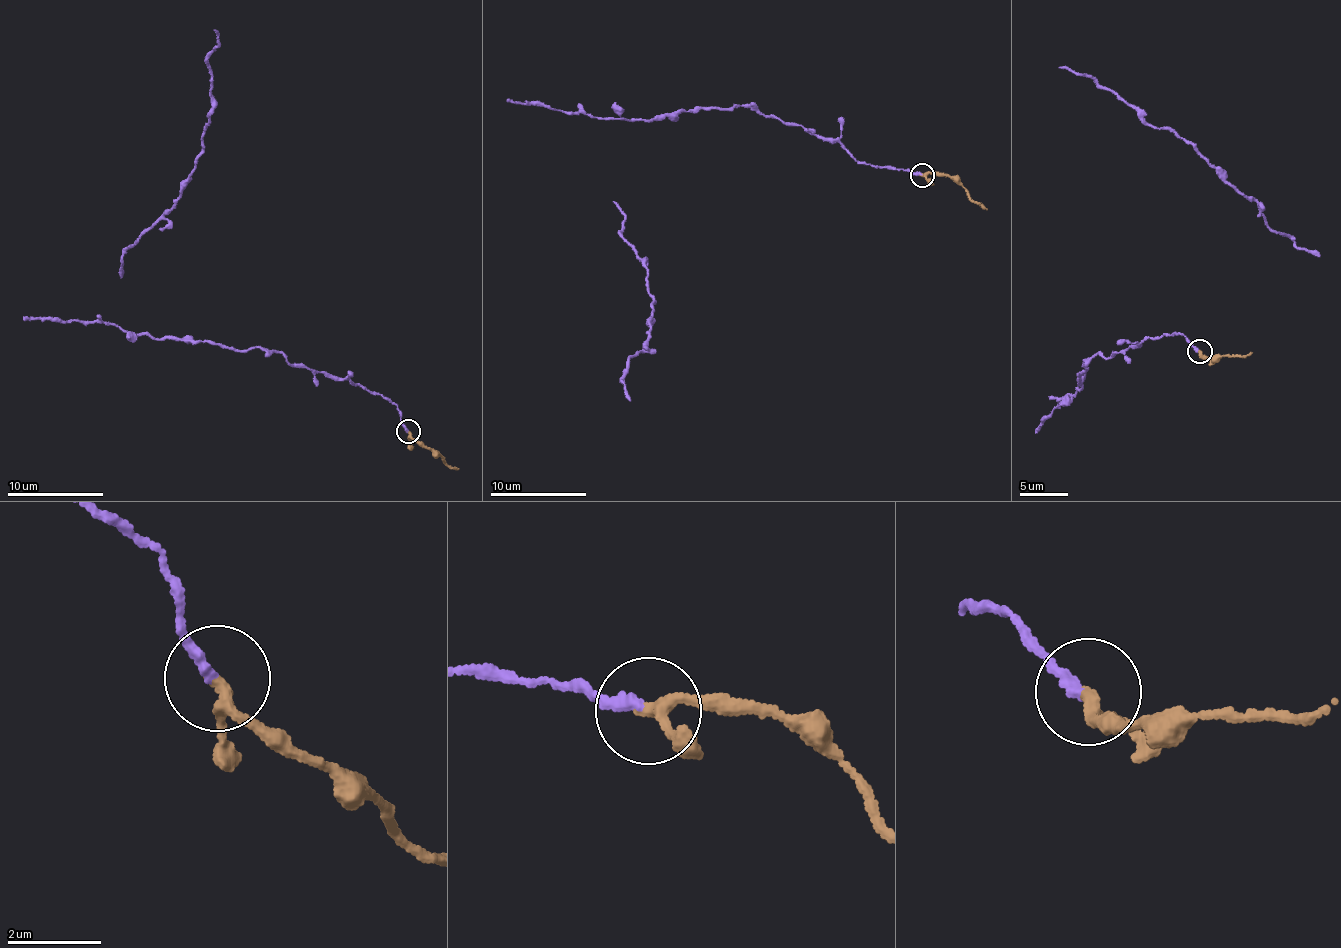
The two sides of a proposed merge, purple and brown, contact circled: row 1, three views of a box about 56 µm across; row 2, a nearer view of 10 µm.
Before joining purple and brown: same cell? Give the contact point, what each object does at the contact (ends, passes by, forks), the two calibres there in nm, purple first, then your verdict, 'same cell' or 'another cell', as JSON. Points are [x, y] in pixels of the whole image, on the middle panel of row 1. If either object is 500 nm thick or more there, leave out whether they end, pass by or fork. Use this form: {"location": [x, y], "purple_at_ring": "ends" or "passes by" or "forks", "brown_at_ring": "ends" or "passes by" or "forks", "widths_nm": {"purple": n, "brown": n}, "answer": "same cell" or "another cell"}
{"location": [922, 175], "purple_at_ring": "ends", "brown_at_ring": "passes by", "widths_nm": {"purple": 240, "brown": 220}, "answer": "same cell"}

